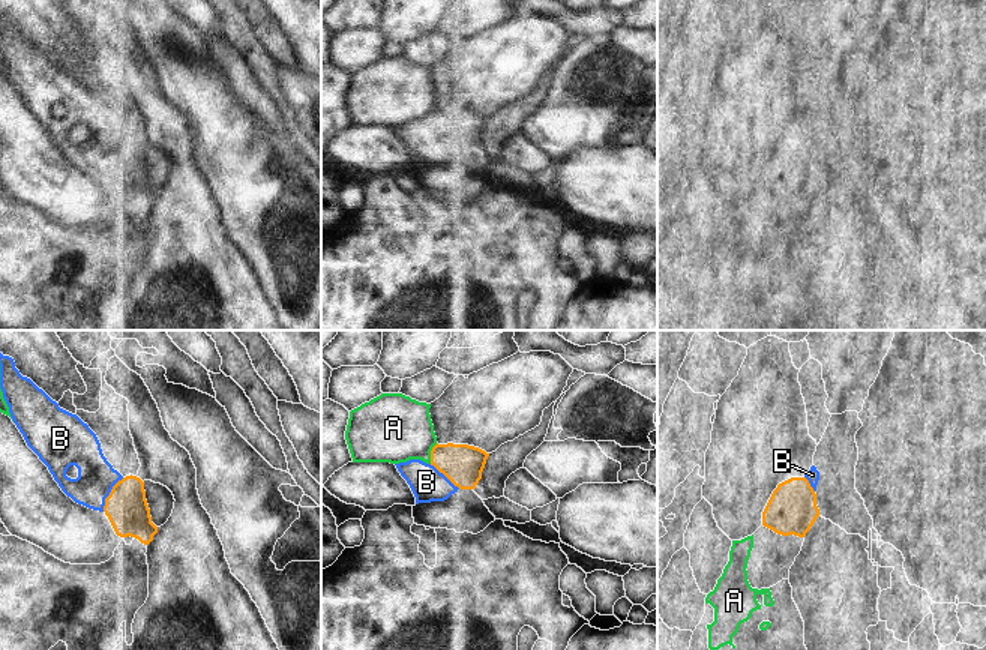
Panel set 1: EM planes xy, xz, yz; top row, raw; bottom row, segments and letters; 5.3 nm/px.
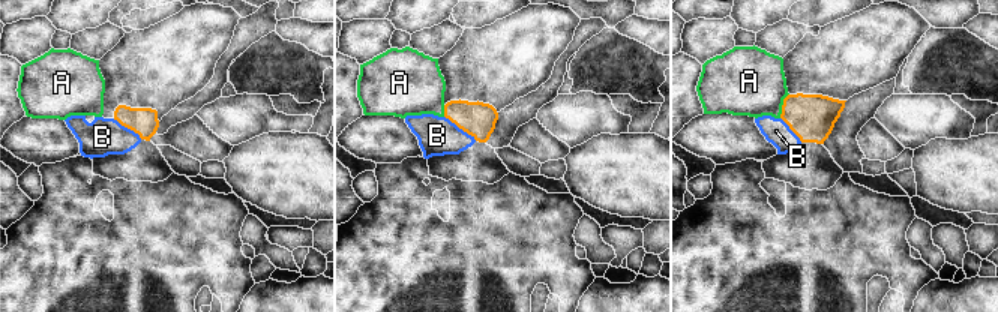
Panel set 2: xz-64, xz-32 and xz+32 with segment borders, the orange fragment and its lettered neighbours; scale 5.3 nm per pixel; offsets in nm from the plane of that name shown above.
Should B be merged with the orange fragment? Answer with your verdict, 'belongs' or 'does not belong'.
belongs

